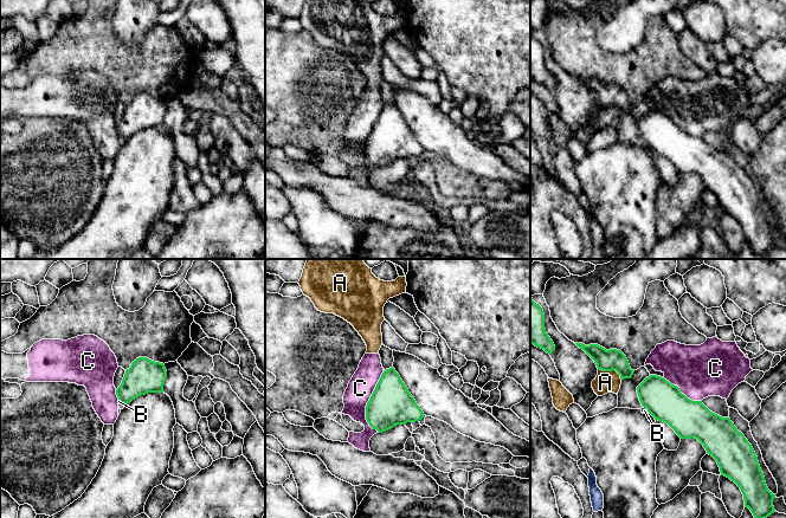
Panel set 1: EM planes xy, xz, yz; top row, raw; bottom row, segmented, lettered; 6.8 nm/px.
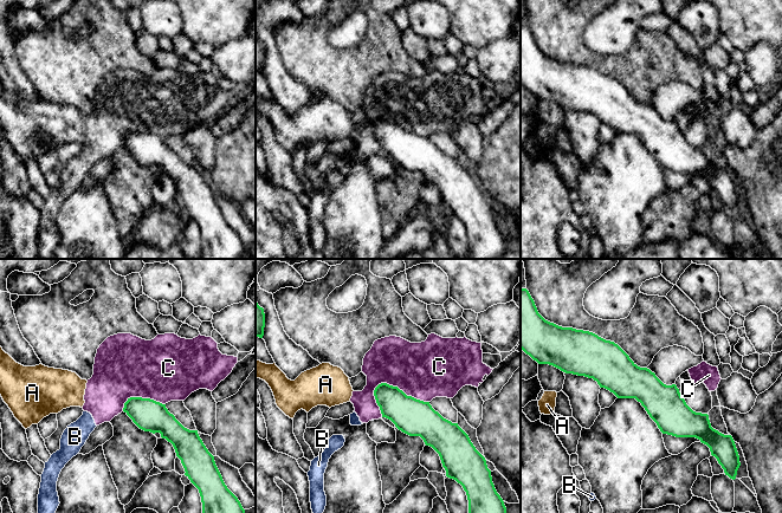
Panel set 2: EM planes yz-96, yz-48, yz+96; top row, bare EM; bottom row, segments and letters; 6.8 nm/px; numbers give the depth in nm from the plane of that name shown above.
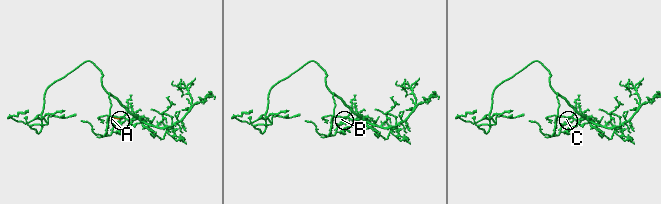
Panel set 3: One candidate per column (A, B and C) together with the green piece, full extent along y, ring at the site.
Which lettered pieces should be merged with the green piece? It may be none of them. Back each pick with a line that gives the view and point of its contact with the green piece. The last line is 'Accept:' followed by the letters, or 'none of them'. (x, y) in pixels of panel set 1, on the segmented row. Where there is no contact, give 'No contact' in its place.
Accept: none of them

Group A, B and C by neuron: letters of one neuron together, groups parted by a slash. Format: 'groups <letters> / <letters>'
groups A B C

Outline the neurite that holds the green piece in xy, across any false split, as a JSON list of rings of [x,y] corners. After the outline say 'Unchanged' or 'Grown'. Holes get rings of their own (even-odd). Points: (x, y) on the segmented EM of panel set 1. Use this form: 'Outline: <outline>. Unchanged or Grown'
Outline: [[[147,357],[136,358],[125,370],[116,395],[121,403],[128,404],[136,397],[148,393],[163,393],[167,370],[163,363]]]. Unchanged

